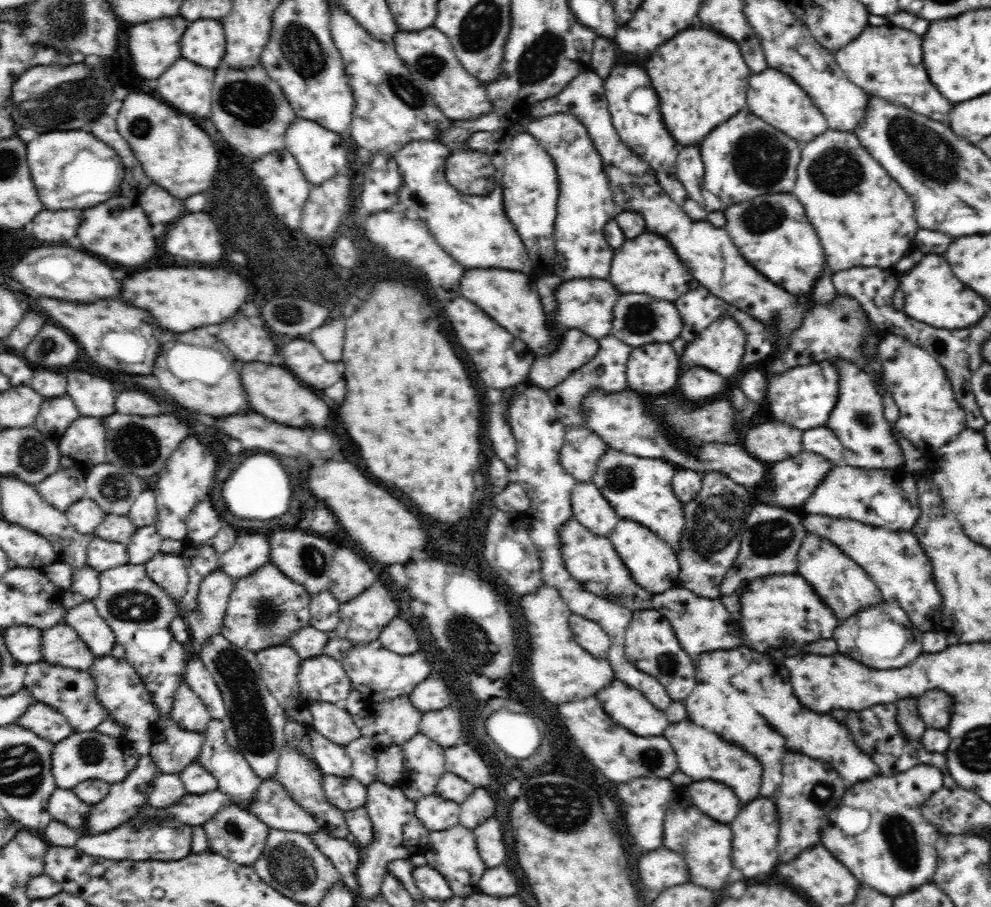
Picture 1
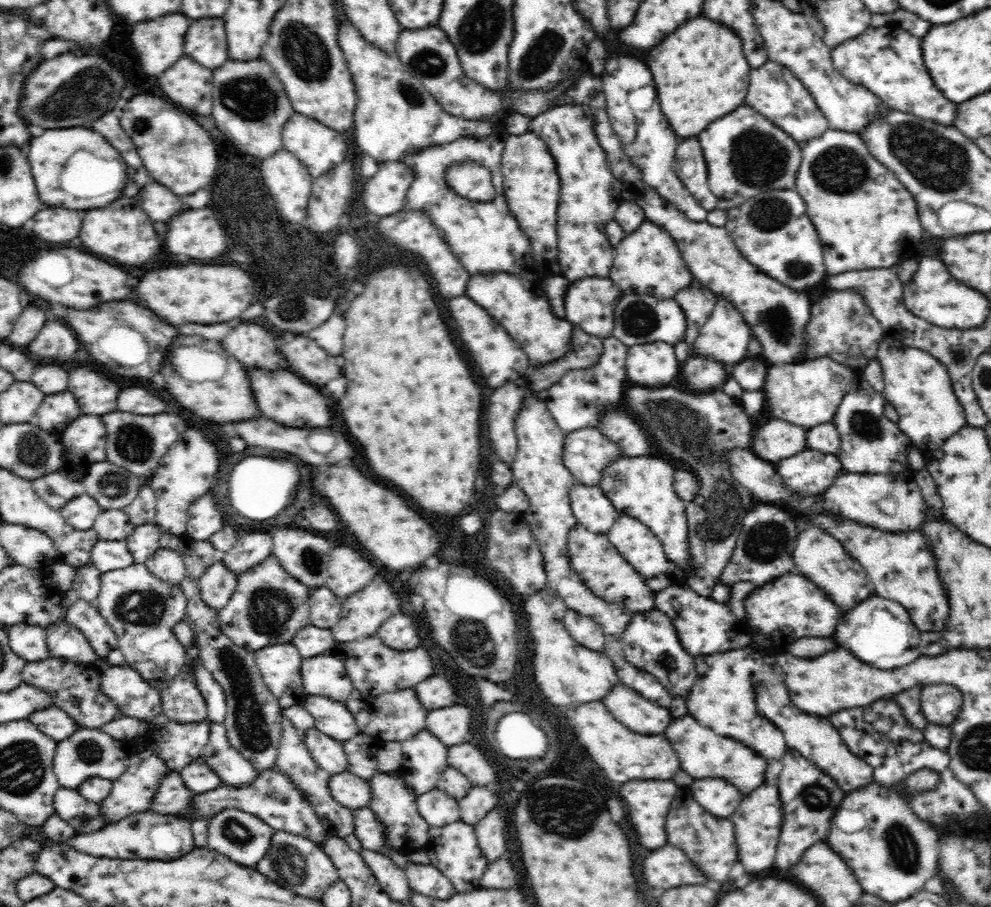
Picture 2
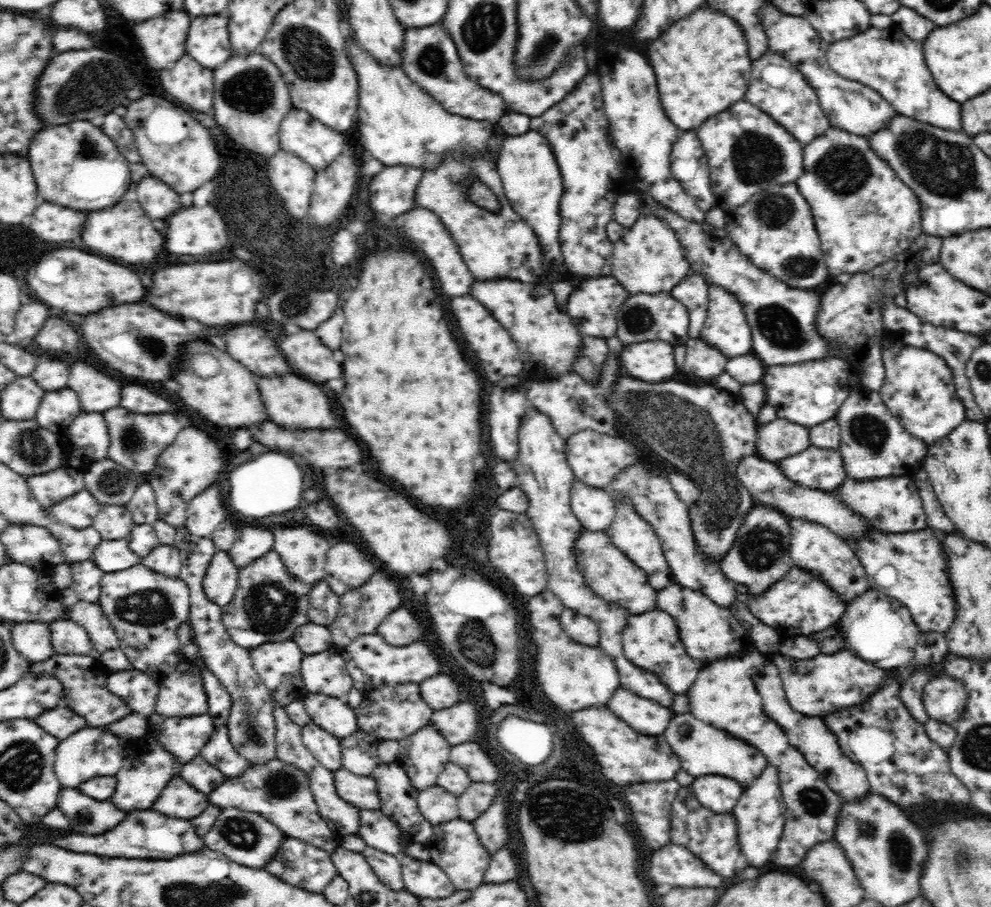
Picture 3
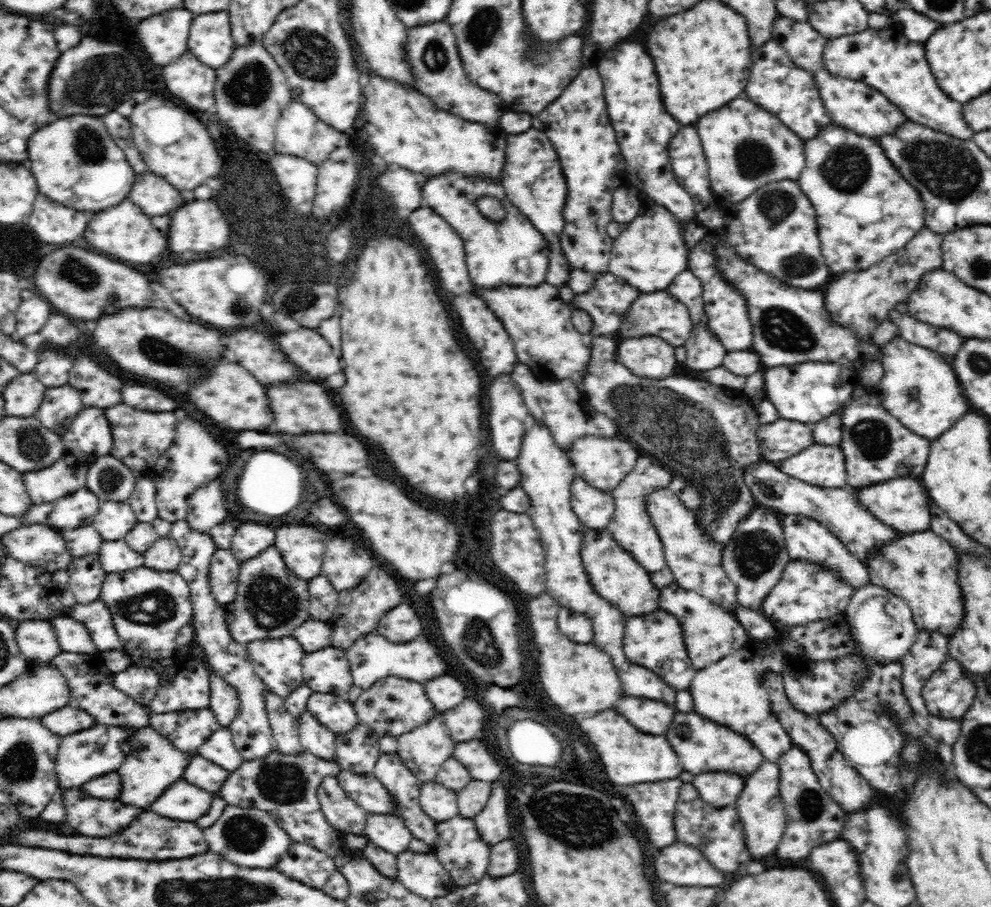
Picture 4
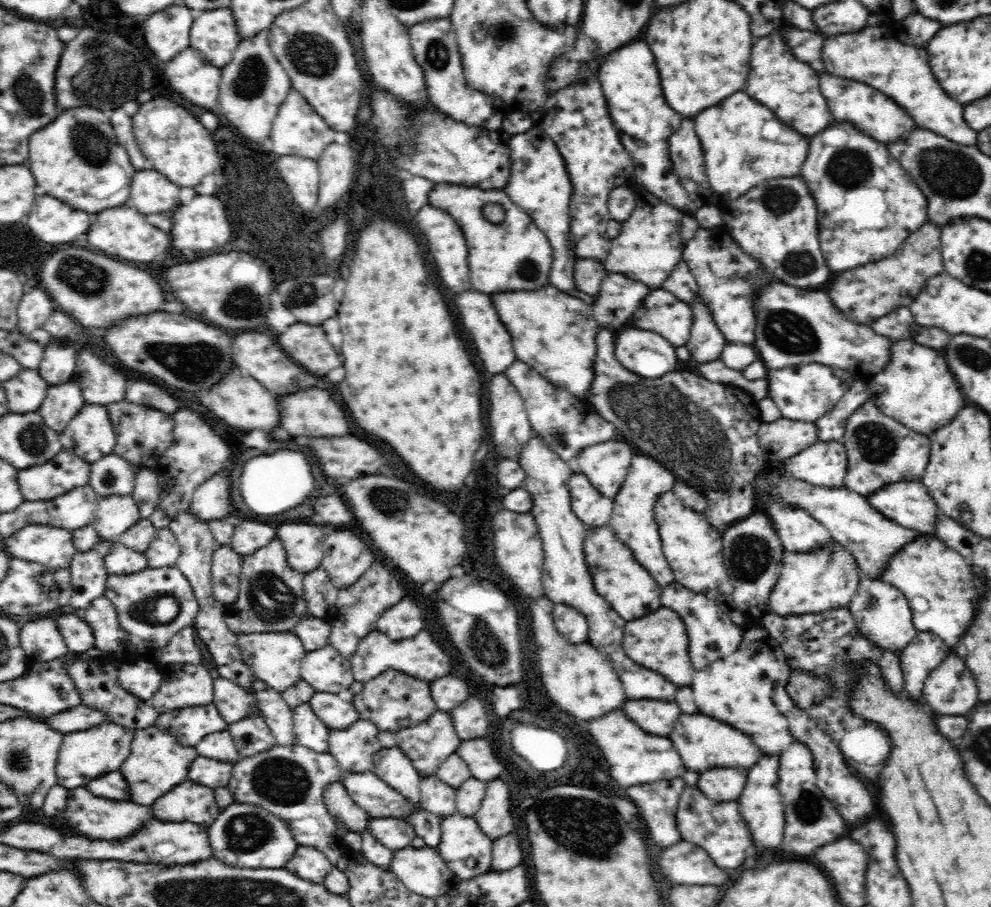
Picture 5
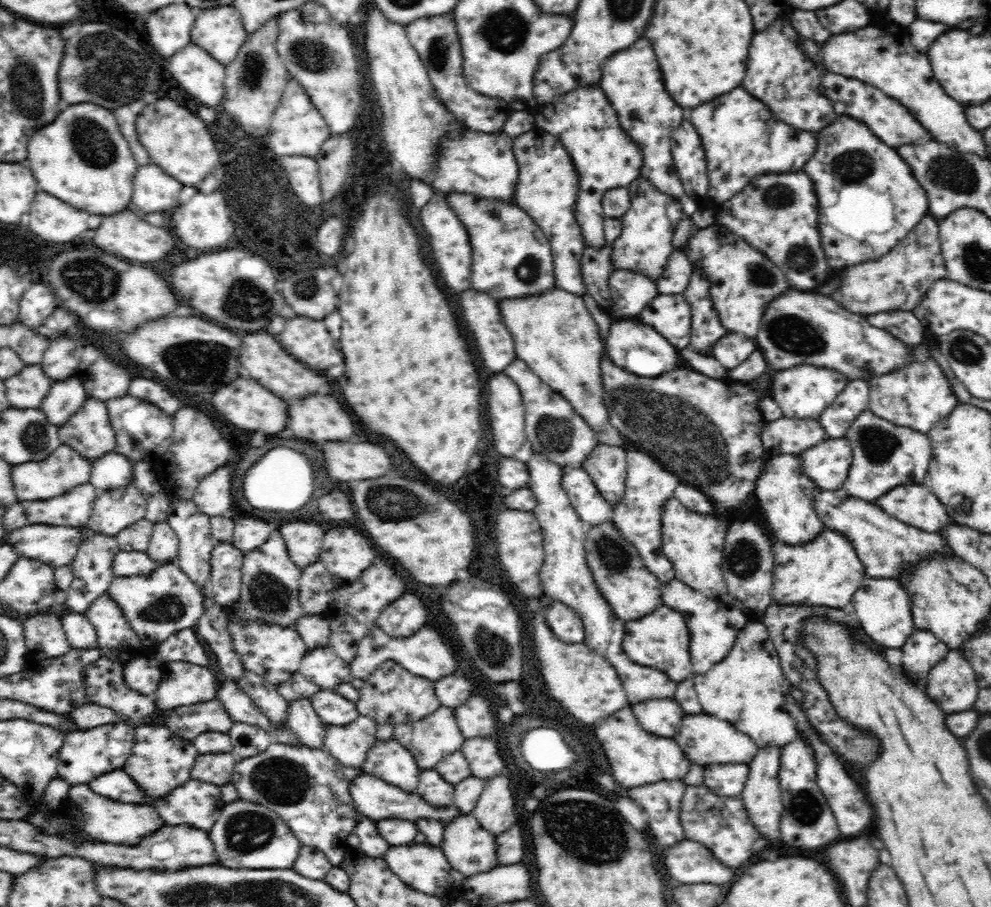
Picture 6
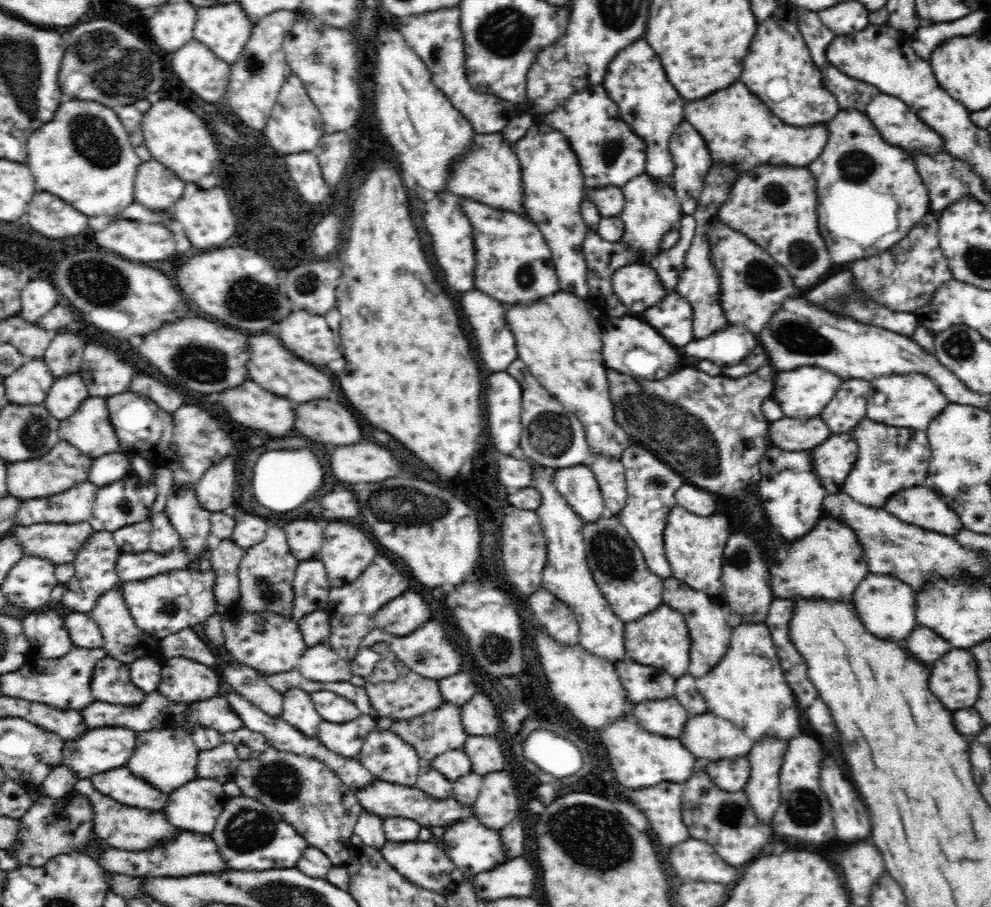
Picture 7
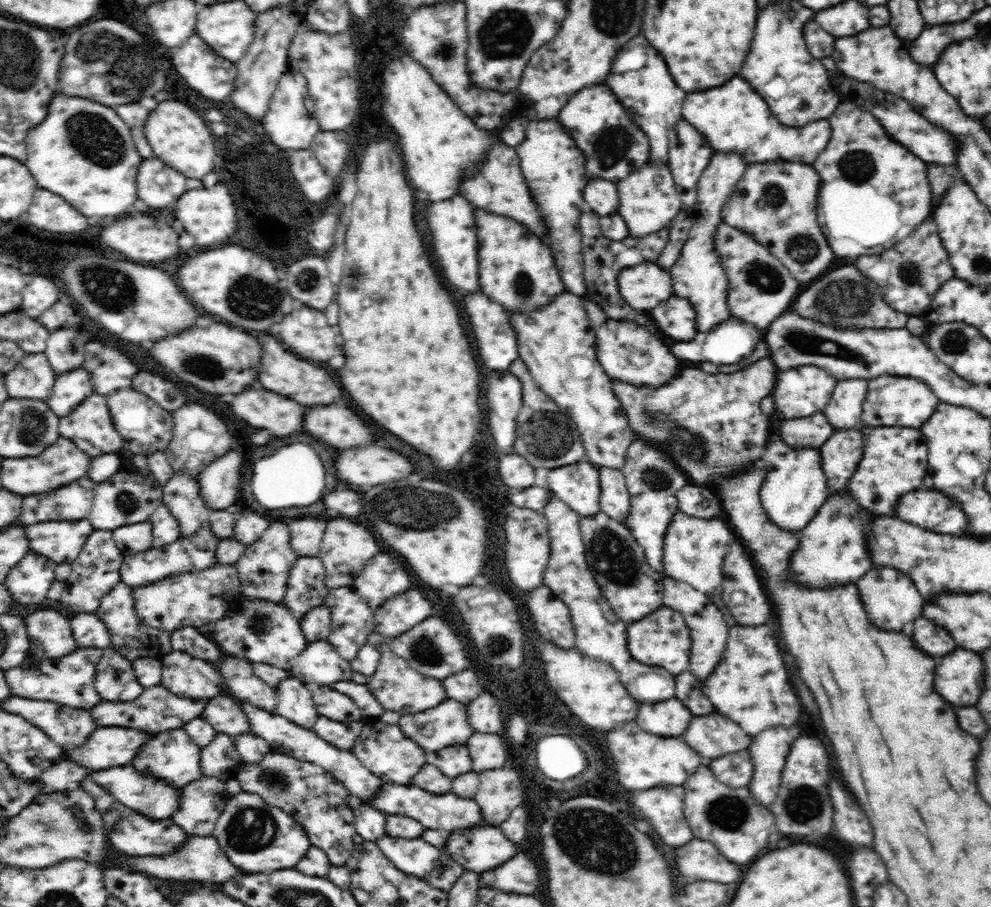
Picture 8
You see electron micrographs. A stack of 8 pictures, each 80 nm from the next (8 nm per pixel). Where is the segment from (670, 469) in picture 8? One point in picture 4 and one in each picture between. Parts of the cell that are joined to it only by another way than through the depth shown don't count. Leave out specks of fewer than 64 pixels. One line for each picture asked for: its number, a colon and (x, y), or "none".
4: (630, 526)
5: (632, 520)
6: (649, 483)
7: (651, 486)

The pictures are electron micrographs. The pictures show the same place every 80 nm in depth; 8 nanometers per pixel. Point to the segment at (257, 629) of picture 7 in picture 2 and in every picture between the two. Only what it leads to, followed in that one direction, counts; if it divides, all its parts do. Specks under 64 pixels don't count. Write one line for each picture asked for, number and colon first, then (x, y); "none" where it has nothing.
2: (280, 664)
3: (278, 664)
4: (277, 662)
5: (275, 657)
6: (272, 651)

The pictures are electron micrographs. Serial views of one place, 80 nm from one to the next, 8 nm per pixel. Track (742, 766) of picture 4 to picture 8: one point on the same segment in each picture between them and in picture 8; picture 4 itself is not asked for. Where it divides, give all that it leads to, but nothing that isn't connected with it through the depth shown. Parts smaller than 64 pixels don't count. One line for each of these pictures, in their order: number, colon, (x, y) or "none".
5: (703, 742)
6: (705, 740)
7: (707, 736)
8: (713, 736)

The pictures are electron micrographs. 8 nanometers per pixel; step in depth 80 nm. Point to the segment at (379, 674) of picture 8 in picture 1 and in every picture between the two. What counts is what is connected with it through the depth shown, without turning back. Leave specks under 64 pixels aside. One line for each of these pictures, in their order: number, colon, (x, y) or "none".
1: (394, 722)
2: (396, 716)
3: (392, 712)
4: (392, 706)
5: (392, 701)
6: (391, 695)
7: (395, 692)

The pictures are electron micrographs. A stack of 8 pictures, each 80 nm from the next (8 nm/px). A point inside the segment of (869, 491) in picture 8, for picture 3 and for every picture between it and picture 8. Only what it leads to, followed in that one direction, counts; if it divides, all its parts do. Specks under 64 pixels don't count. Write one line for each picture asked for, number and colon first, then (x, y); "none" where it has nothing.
3: (874, 445)
4: (877, 447)
5: (880, 450)
6: (884, 456)
7: (889, 459)

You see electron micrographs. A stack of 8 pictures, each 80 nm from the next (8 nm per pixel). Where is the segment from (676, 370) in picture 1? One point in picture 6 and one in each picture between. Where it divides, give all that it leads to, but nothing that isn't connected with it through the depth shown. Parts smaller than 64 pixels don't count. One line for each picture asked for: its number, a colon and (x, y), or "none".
2: (651, 365)
3: (653, 361)
4: (645, 356)
5: (643, 352)
6: (630, 344)

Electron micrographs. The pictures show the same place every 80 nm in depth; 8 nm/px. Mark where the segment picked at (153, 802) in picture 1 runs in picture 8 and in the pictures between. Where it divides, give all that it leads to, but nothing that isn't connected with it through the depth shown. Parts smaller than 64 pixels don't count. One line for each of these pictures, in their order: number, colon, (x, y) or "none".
2: (172, 797)
3: (178, 799)
4: (182, 801)
5: (188, 801)
6: (197, 803)
7: (195, 806)
8: (201, 802)

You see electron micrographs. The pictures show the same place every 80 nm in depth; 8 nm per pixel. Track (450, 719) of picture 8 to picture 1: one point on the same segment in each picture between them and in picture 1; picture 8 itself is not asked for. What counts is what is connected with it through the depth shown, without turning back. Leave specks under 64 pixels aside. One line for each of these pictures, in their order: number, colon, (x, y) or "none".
1: (424, 763)
2: (424, 756)
3: (423, 755)
4: (423, 750)
5: (428, 744)
6: (429, 740)
7: (438, 731)

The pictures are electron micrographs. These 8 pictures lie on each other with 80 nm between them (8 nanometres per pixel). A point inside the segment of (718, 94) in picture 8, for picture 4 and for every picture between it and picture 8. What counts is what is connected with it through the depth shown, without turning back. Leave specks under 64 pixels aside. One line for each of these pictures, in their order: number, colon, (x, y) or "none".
4: (746, 147)
5: (744, 143)
6: (742, 138)
7: (740, 131)

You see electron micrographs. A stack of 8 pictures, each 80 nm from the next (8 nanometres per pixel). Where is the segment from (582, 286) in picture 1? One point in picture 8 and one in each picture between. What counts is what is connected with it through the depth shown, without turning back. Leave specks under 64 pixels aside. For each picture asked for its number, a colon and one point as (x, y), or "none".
2: (590, 302)
3: (594, 303)
4: (607, 298)
5: (613, 305)
6: (630, 292)
7: (638, 287)
8: (643, 286)

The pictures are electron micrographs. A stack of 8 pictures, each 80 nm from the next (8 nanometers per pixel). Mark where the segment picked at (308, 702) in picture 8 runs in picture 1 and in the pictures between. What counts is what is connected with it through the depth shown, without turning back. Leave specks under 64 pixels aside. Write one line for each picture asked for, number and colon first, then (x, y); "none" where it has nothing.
1: (332, 759)
2: (328, 753)
3: (326, 748)
4: (315, 738)
5: (310, 732)
6: (308, 728)
7: (299, 711)

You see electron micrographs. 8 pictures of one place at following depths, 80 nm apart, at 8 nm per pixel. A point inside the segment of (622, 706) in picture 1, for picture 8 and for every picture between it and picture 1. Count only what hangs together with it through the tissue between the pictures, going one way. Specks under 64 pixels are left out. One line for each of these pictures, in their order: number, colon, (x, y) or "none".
2: (640, 715)
3: (645, 716)
4: (652, 717)
5: (653, 716)
6: (655, 716)
7: (665, 717)
8: (669, 718)

